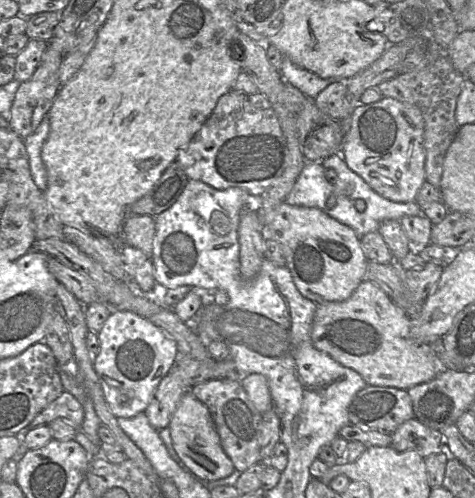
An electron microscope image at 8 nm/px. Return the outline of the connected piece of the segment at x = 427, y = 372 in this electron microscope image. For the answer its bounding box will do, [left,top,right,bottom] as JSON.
[311,279,440,390]

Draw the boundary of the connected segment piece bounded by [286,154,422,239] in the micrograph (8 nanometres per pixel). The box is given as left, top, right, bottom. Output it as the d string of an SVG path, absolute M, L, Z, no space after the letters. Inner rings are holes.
M341 154L332 155L321 162L306 162L286 202L290 205L318 208L332 218L351 227L361 239L367 233L379 230L385 220L401 220L404 216L422 214L418 203L395 202L374 191L365 180L351 170ZM332 168L338 174L335 182L326 177L326 169Z

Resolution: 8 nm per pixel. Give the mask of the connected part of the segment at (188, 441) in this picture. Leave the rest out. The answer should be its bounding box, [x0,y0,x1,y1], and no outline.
[169,389,235,481]

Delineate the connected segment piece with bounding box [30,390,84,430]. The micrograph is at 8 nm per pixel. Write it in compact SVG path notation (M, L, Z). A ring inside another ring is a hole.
M64 390L55 400L35 416L30 423L30 429L40 425L48 425L57 418L67 420L77 430L80 430L84 419L82 404L71 393Z

